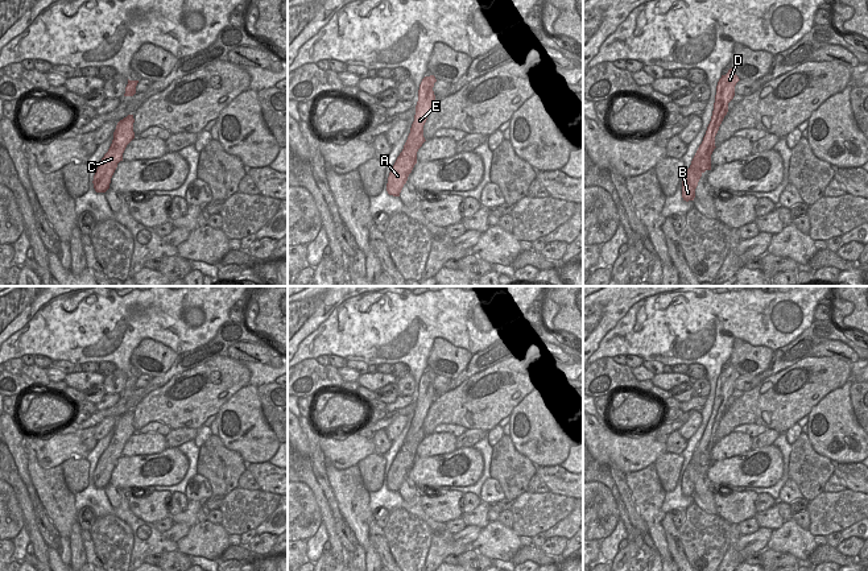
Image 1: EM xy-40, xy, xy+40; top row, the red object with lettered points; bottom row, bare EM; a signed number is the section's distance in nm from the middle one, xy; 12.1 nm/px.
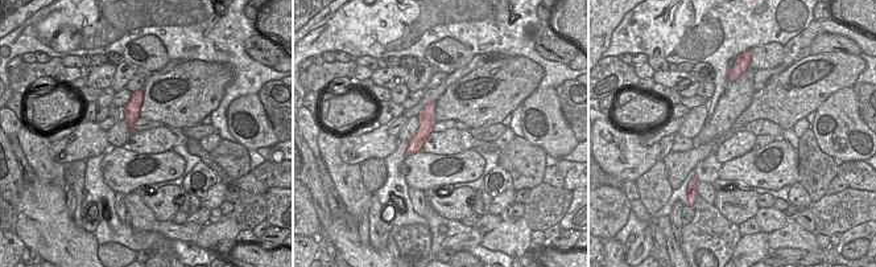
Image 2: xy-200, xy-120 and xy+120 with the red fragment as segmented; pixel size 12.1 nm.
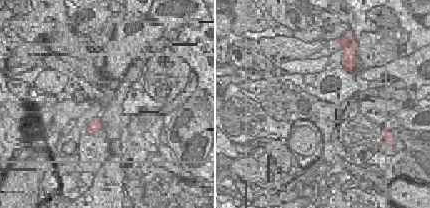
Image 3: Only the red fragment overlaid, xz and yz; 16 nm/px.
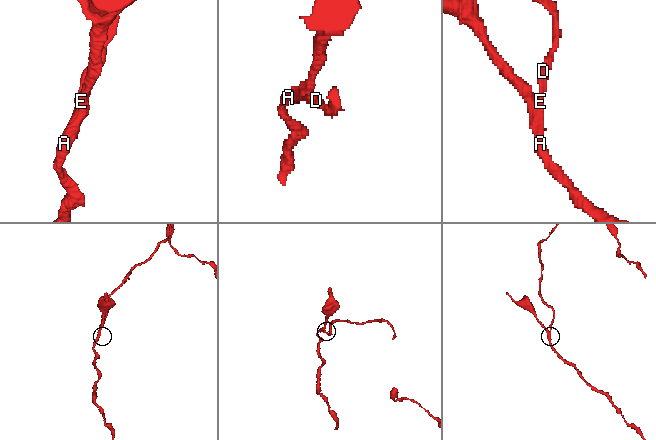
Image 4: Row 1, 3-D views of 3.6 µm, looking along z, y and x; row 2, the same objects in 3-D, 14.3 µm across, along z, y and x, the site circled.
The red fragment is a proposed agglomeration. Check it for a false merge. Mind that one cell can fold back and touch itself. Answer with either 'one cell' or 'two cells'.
two cells

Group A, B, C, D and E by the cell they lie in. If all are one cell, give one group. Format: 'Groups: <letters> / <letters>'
Groups: A B C / D E.

